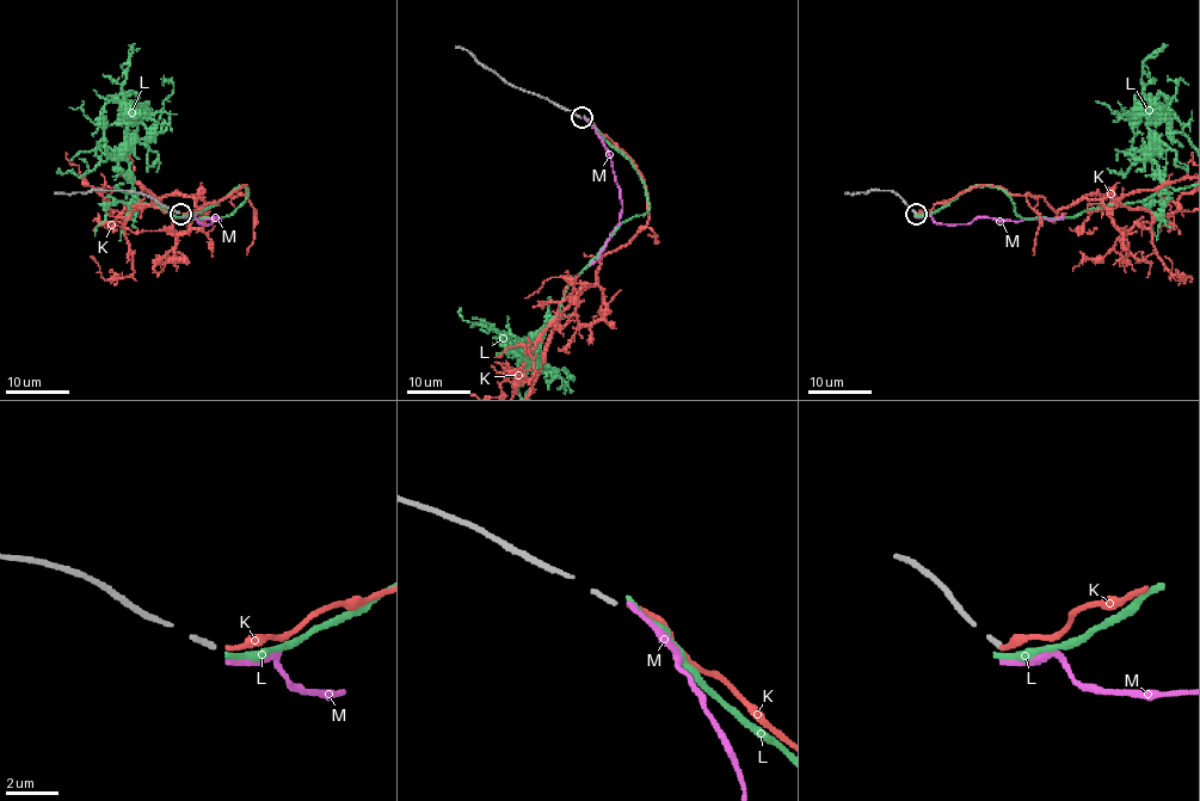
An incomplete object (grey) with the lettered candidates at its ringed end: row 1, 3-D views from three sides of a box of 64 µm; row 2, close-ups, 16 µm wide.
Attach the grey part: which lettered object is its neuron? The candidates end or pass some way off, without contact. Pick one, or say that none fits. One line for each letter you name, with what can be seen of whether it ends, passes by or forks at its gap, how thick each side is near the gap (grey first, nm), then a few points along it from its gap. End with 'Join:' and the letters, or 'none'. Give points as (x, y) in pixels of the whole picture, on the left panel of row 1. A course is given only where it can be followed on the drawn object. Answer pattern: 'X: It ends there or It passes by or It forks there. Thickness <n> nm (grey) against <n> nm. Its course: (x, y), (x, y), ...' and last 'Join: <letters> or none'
K: It ends there. Thickness 200 nm (grey) against 170 nm
Join: K

